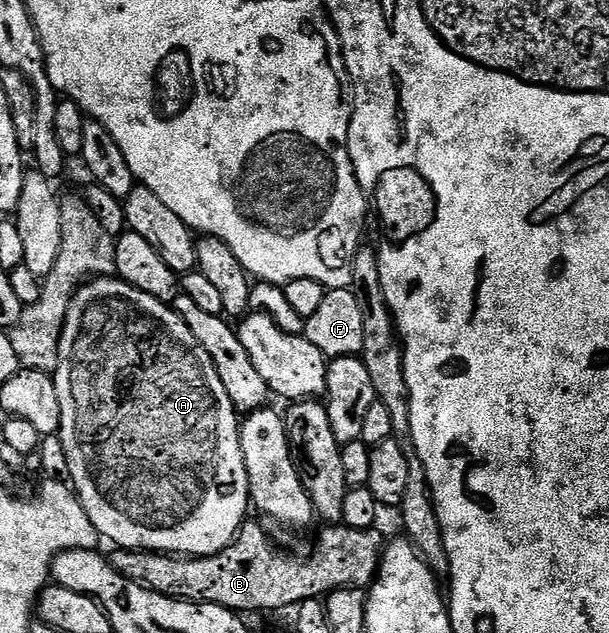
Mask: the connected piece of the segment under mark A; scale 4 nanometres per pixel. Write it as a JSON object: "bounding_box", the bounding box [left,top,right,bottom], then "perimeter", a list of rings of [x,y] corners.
{"bounding_box":[54,275,250,557],"perimeter":[[[116,275],[98,277],[81,285],[72,297],[66,323],[62,327],[54,380],[58,391],[58,407],[62,407],[58,436],[66,451],[70,485],[101,538],[108,540],[109,537],[113,546],[121,549],[143,549],[150,553],[186,557],[209,557],[220,553],[236,538],[250,510],[246,461],[242,459],[240,442],[241,418],[230,403],[230,395],[226,395],[226,387],[222,387],[222,379],[218,379],[218,371],[210,355],[206,355],[206,347],[194,339],[194,331],[186,327],[184,318],[169,302],[154,299],[154,295],[146,295],[146,291],[138,291],[138,287],[121,281]]]}

